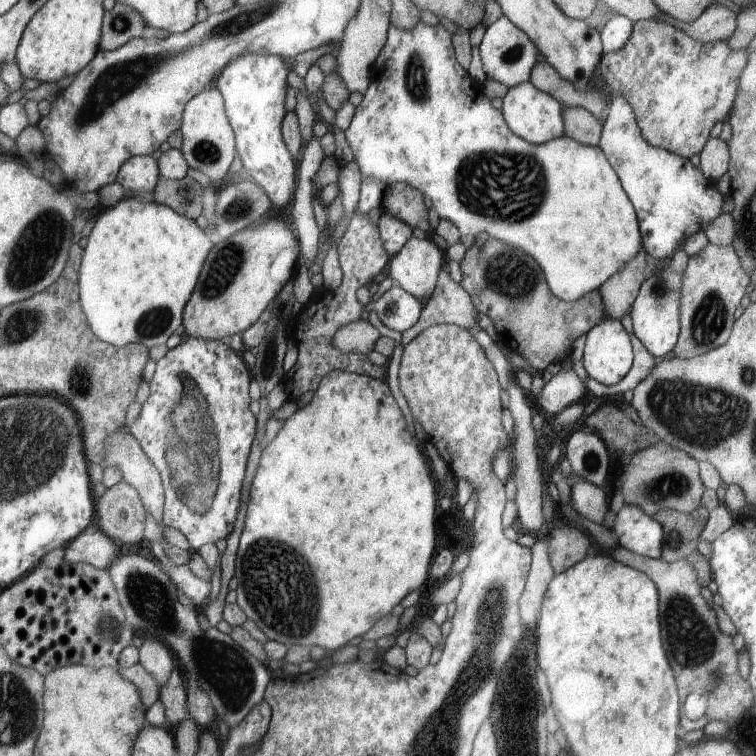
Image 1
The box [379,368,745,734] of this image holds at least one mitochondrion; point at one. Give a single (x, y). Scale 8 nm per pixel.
(691, 640)

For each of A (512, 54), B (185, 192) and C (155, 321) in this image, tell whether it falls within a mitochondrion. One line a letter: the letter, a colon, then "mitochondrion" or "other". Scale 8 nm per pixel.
A: mitochondrion
B: mitochondrion
C: mitochondrion

